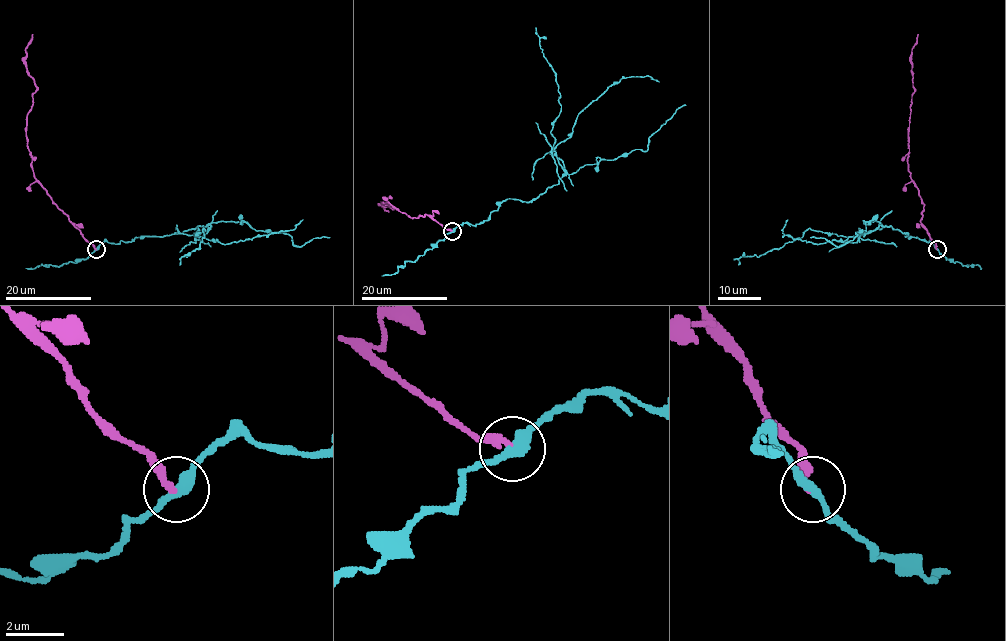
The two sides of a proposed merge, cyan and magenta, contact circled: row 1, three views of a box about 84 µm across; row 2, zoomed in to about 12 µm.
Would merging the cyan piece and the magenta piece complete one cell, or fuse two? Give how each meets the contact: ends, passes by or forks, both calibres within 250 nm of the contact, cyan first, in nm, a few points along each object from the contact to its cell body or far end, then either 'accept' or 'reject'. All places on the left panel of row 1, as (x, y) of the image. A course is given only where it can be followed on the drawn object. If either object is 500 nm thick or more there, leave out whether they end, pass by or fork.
cyan passes by; magenta ends; calibres 320 and 240 nm; course cyan (96, 249), (106, 241), (115, 244), (200, 225), (210, 227), (197, 235), (223, 244), (289, 231), (303, 219); course magenta (96, 249), (52, 200), (32, 170), (26, 116), (36, 86), (26, 67), (25, 57), (32, 34); reject

